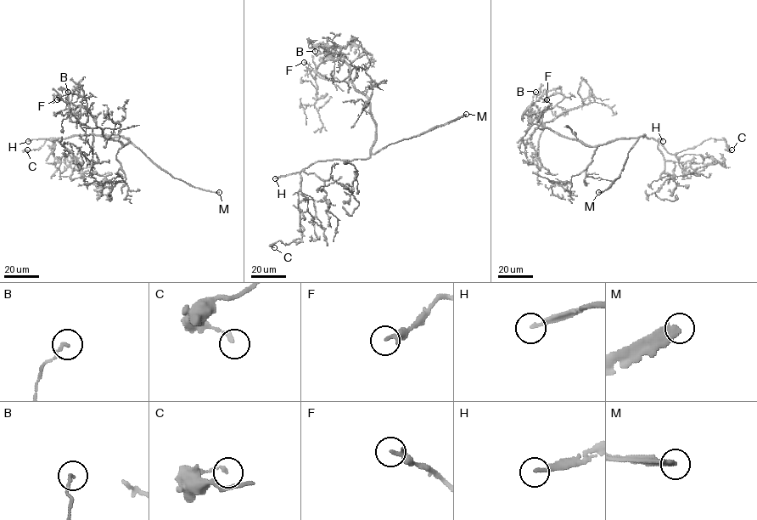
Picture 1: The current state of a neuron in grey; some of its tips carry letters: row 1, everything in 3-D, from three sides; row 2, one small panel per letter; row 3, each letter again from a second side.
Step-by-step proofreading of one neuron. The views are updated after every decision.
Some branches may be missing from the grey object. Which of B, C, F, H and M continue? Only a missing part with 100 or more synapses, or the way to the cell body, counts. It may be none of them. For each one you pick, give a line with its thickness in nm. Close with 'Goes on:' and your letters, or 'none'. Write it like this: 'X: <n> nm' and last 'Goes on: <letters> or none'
H: 200 nm
M: 360 nm
Goes on: H, M

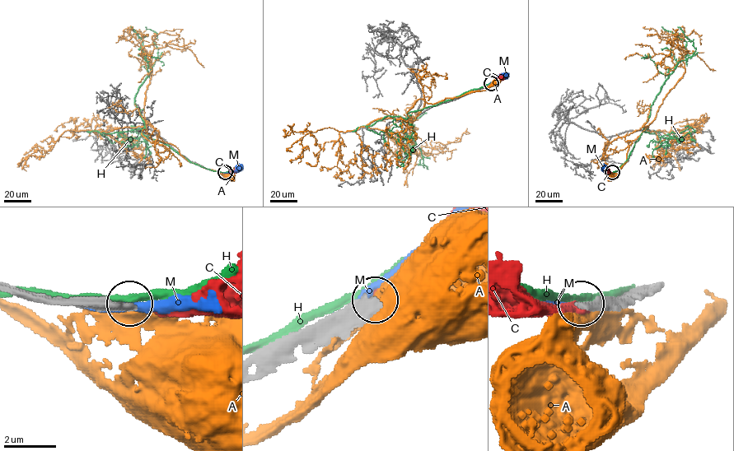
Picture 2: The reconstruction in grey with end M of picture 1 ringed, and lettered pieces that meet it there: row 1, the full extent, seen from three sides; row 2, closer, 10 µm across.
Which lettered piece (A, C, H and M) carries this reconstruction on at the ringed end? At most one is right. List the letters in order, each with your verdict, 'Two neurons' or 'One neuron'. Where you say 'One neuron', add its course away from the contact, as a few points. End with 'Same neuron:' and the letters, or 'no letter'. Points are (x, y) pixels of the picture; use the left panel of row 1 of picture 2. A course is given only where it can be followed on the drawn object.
A: Two neurons
C: One neuron
H: Two neurons
M: Two neurons
Same neuron: C

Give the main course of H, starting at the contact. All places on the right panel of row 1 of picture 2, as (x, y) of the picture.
H: (612, 172), (627, 160), (645, 129), (650, 107), (661, 86), (678, 62), (695, 50), (693, 41), (677, 27)

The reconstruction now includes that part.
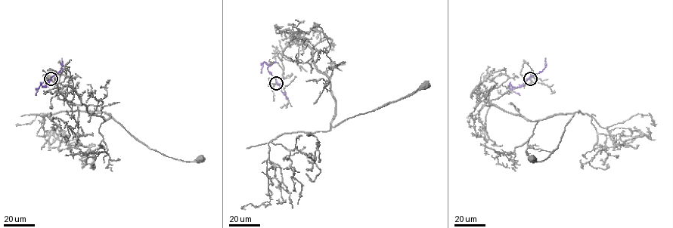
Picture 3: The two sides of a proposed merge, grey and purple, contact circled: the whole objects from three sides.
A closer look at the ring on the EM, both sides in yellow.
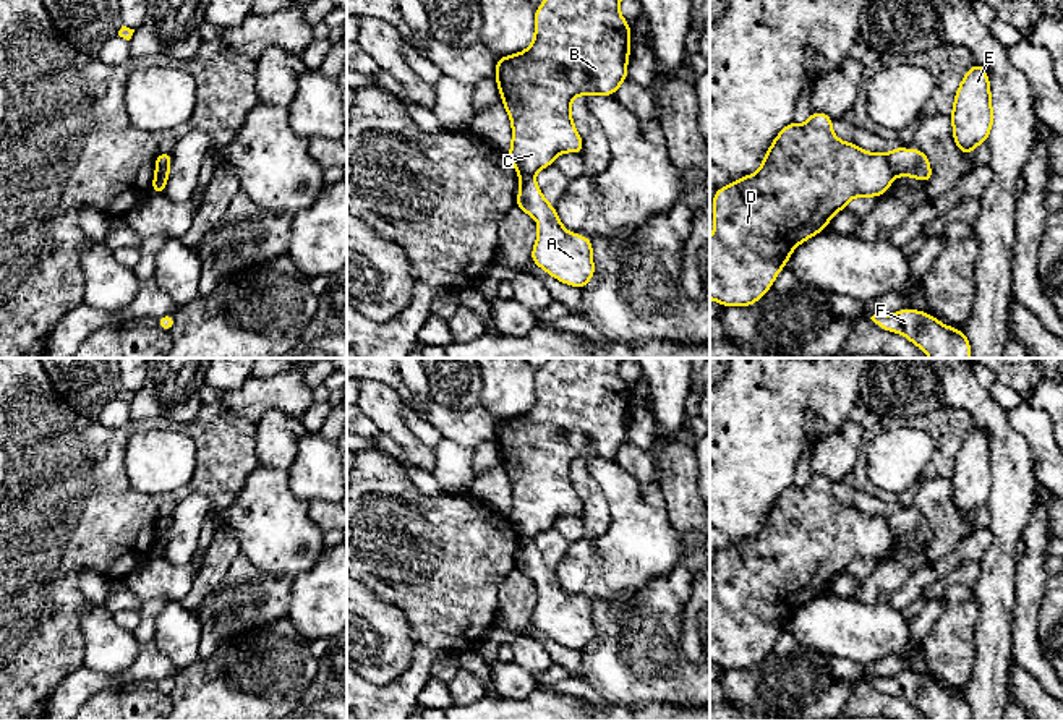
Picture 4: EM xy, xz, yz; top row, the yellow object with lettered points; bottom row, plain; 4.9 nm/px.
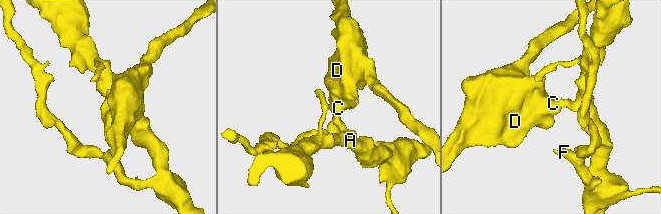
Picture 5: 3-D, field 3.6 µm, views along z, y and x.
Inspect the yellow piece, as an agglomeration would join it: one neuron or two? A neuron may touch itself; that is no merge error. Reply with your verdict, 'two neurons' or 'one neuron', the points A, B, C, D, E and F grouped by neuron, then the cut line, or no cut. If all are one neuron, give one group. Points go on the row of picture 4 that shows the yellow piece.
two neurons; groups A E F / B C D; cut yz (887, 156), (888, 166), (895, 172)

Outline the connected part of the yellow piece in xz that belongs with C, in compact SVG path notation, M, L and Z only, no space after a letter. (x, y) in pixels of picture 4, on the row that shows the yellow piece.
M544 0L535 11L535 39L520 53L499 57L496 83L512 122L507 156L519 175L535 175L561 152L585 147L570 115L575 96L614 96L627 79L630 26L619 13L621 0Z

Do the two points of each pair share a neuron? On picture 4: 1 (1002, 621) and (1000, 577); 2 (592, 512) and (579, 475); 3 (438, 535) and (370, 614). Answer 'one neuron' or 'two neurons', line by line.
1: one neuron
2: one neuron
3: two neurons

